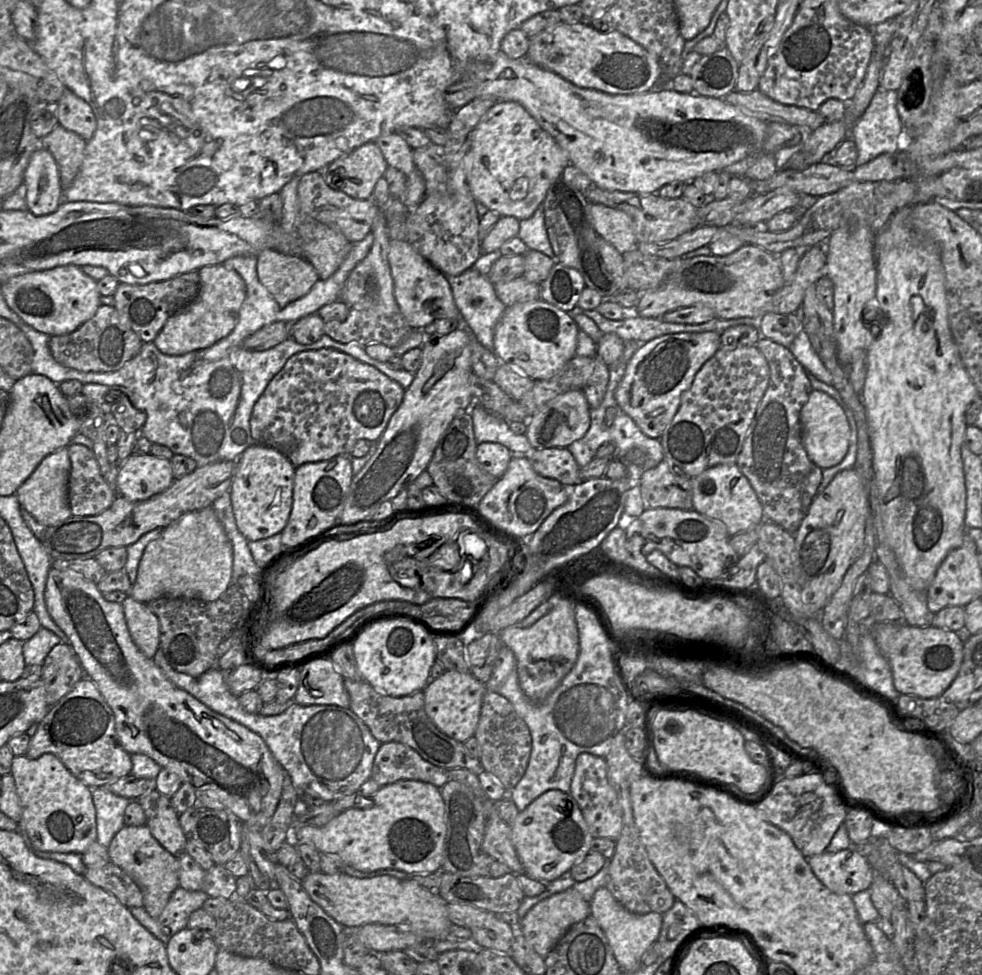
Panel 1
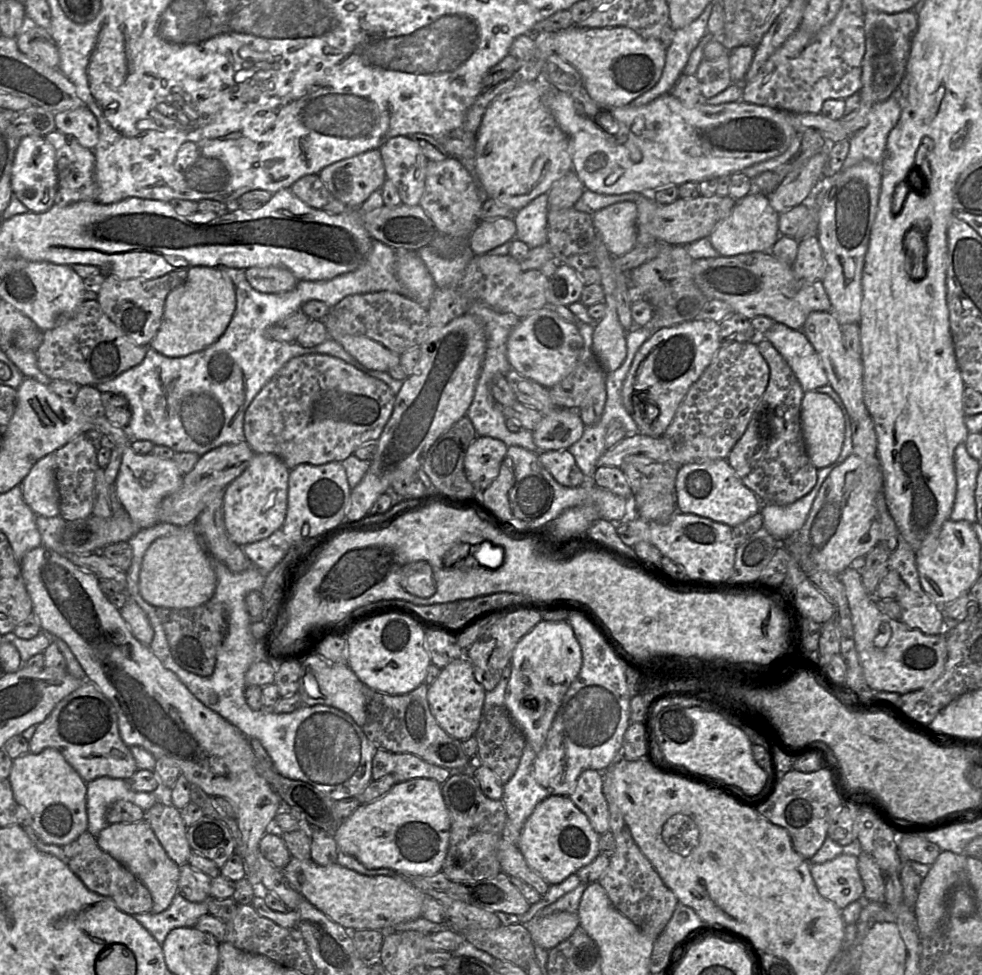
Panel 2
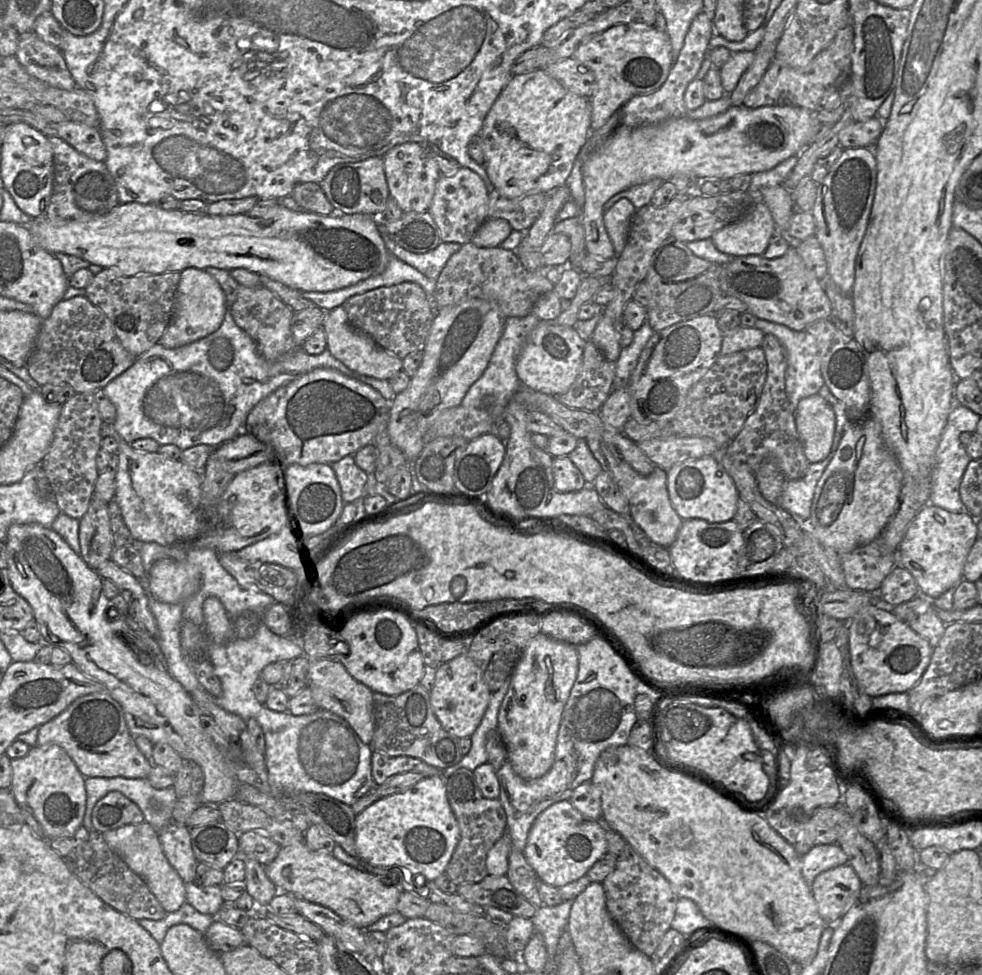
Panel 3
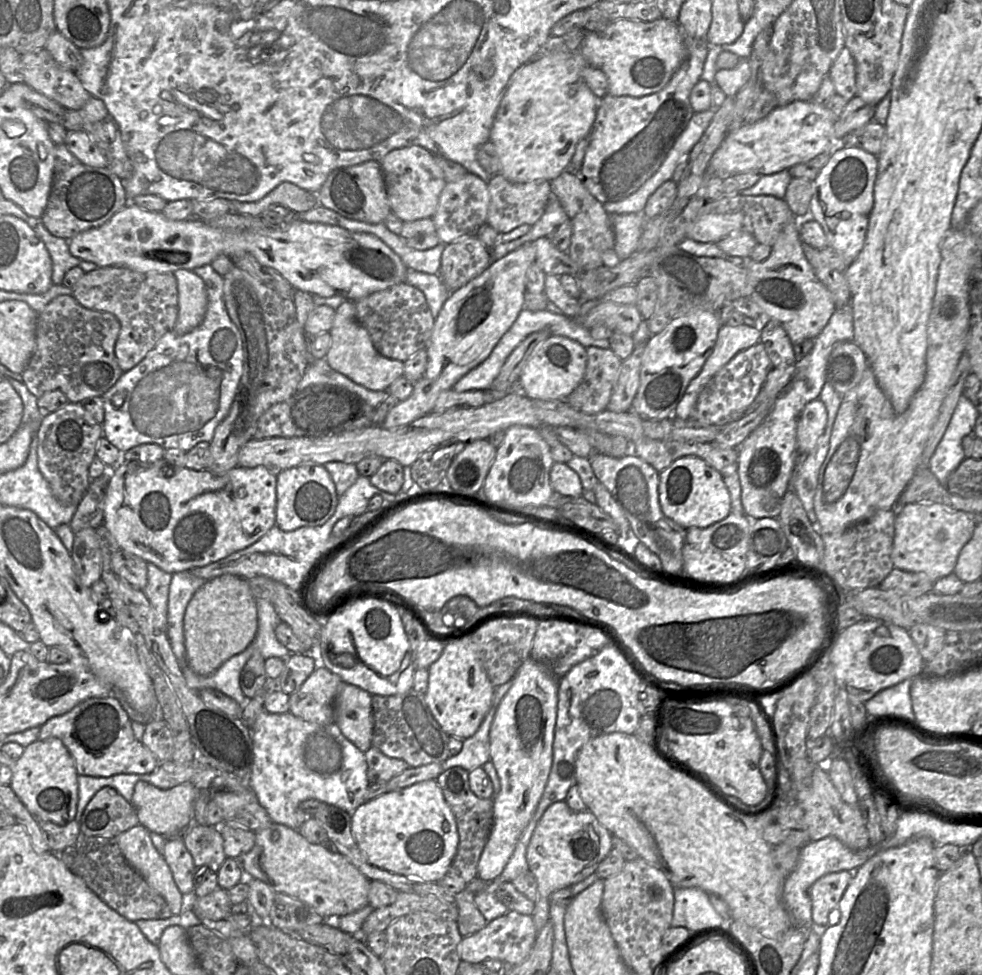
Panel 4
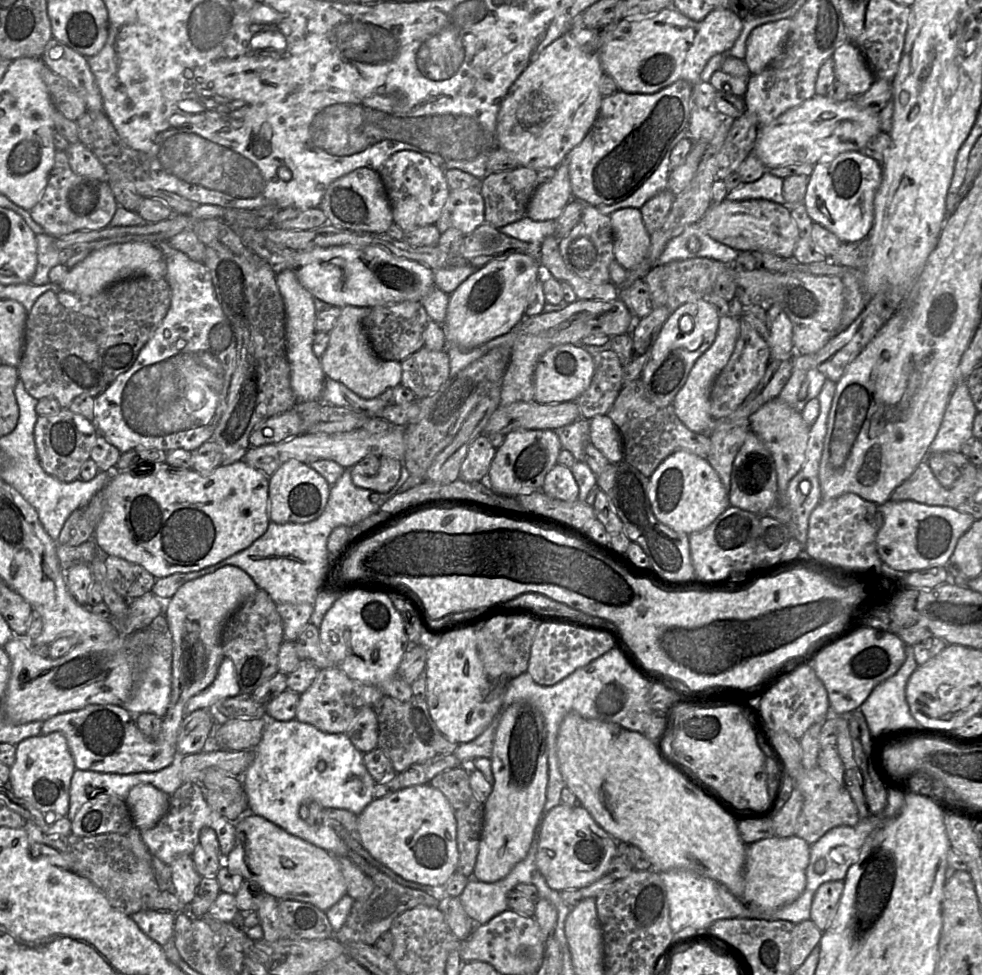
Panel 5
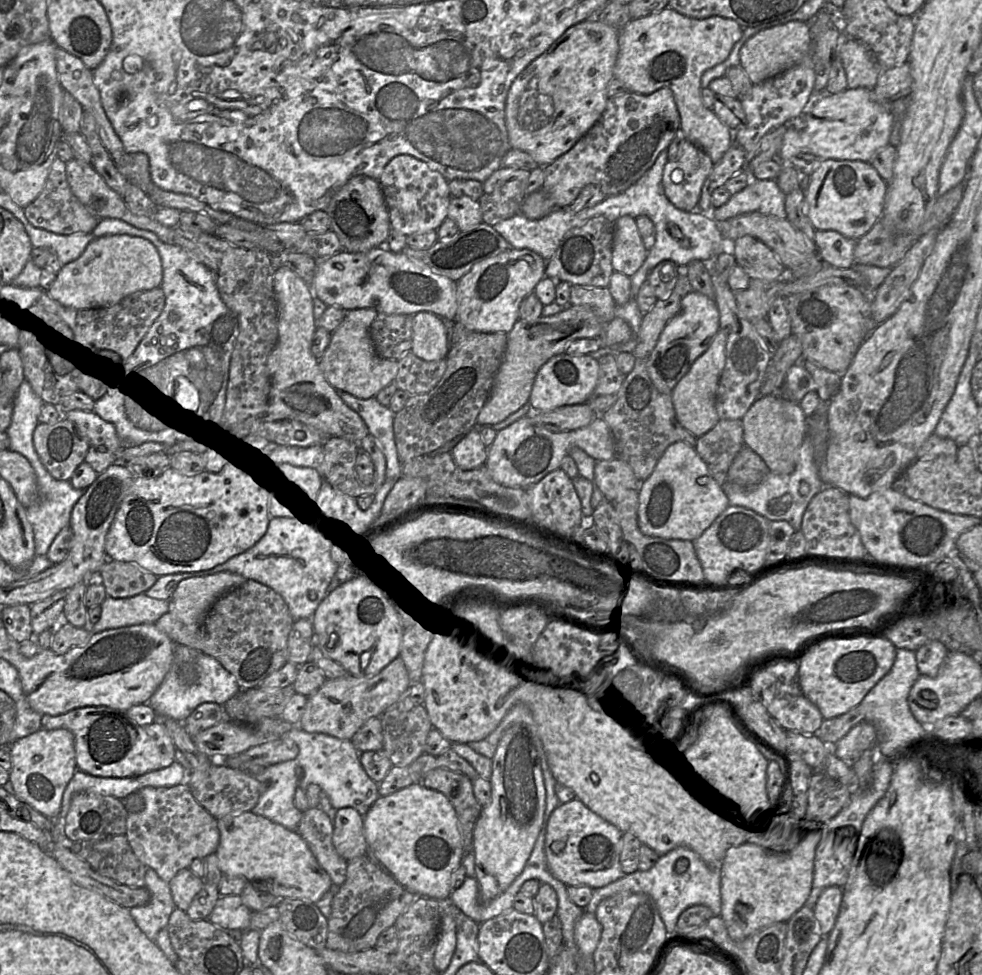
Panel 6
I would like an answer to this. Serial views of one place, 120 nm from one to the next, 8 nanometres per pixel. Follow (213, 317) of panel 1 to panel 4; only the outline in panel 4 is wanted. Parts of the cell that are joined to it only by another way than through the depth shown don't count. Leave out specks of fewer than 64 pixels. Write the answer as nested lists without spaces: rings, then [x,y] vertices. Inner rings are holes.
[[[192,270],[173,272],[178,287],[178,317],[173,331],[184,335],[198,327],[207,308],[207,293],[203,279]]]

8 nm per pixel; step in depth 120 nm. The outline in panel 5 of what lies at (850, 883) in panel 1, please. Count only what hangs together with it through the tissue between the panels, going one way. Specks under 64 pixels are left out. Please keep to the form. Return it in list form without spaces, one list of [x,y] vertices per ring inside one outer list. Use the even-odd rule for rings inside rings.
[[[844,880],[828,881],[821,884],[813,896],[810,920],[822,933],[835,917],[843,889]]]

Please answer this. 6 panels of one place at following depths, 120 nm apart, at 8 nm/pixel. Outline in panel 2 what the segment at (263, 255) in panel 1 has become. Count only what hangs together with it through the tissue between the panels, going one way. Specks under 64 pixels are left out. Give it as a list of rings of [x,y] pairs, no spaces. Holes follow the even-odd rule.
[[[251,267],[245,270],[252,288],[262,293],[277,294],[291,291],[298,279],[283,267]]]

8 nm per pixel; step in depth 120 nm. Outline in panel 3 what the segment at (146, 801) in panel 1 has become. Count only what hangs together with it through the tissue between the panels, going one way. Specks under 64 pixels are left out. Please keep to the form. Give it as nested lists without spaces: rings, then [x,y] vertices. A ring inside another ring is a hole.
[[[171,821],[159,833],[163,852],[184,883],[194,882],[197,859],[186,824]]]

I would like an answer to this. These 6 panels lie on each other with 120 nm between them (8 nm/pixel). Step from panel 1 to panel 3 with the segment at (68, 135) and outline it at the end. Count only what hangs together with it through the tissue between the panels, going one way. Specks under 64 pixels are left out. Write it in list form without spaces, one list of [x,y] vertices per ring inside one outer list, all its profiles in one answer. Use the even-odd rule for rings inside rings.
[[[57,135],[49,136],[48,140],[53,150],[53,190],[45,213],[49,221],[54,225],[87,222],[120,204],[114,179],[104,162],[88,158]]]

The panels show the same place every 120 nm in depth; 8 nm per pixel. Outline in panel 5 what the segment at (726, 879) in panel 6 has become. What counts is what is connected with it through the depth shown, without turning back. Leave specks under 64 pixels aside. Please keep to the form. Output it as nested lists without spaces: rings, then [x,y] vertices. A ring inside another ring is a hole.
[[[774,836],[746,845],[744,892],[739,899],[748,905],[766,909],[776,909],[792,903],[805,889],[809,859],[810,845],[796,836]]]

